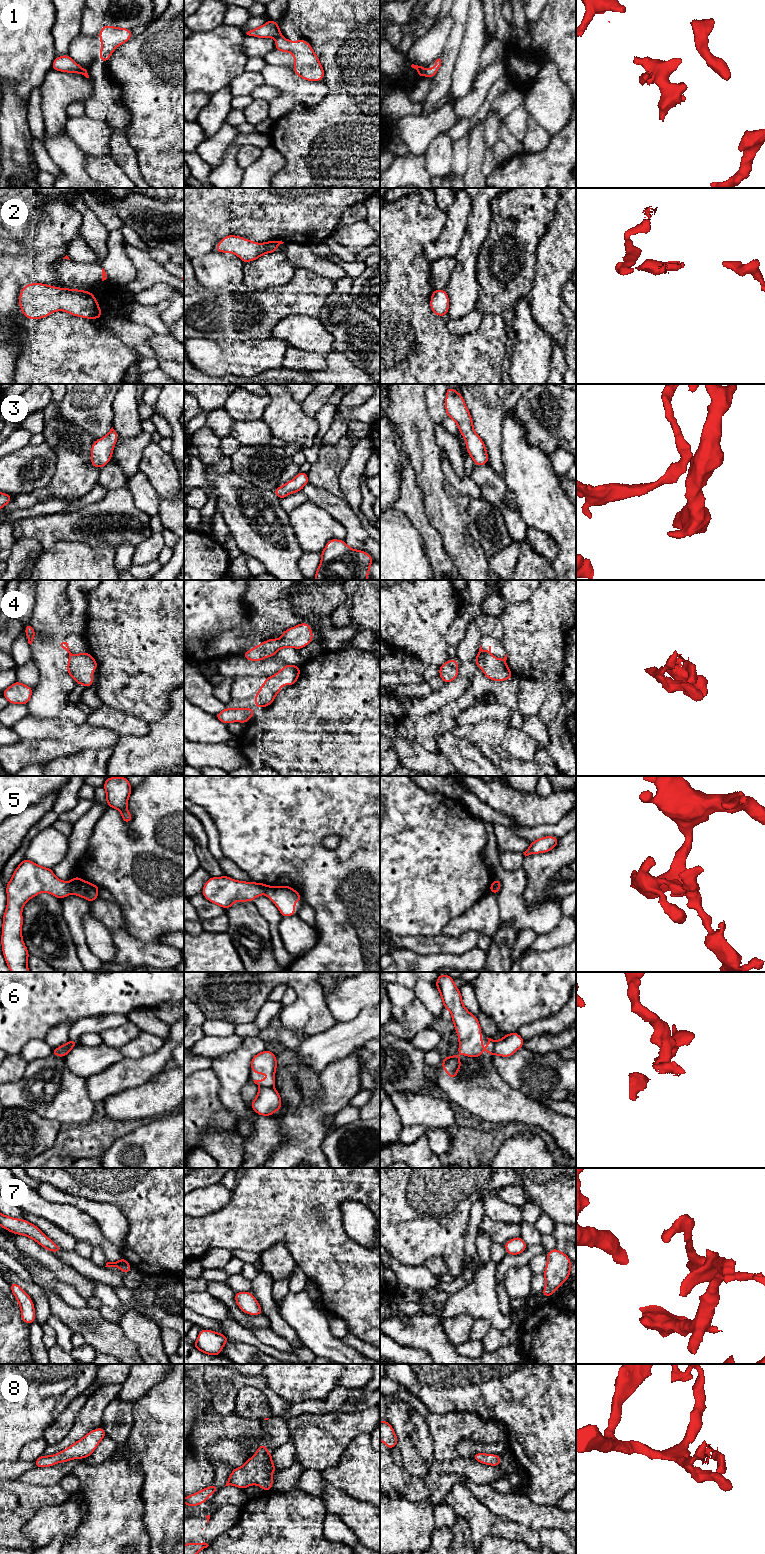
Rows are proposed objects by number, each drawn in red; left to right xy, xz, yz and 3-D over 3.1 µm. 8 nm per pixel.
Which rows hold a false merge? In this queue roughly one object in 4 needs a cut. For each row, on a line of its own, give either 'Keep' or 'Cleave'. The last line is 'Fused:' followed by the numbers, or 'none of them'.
1: Cleave
2: Cleave
3: Keep
4: Cleave
5: Cleave
6: Cleave
7: Keep
8: Keep
Fused: 1, 2, 4, 5, 6

